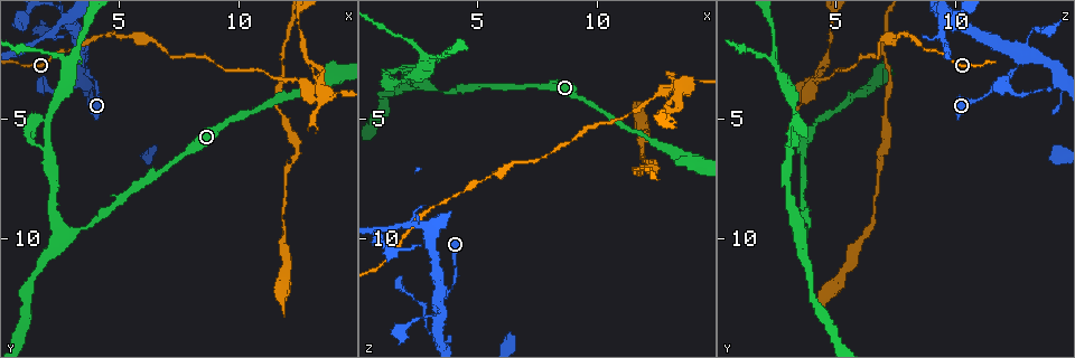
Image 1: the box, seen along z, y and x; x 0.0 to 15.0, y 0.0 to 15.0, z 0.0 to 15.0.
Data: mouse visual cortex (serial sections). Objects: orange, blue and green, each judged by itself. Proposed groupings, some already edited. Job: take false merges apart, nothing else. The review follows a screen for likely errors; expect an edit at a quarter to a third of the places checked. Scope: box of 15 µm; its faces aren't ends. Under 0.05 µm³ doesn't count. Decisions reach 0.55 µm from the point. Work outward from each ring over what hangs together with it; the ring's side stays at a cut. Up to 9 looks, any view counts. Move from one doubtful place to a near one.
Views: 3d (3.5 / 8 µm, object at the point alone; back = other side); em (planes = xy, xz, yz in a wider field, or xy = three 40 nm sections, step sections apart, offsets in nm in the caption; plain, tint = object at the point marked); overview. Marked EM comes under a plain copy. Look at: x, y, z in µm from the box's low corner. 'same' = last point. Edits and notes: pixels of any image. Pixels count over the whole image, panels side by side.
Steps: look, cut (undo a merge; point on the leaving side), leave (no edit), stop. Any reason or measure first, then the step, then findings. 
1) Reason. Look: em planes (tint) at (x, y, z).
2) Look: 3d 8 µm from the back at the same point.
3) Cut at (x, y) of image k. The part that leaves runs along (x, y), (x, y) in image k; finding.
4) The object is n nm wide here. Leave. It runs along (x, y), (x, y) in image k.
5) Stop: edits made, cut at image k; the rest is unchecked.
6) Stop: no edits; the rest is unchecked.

Look: em xy step 5 (tint) at (3.3, 2.4, 12.7).

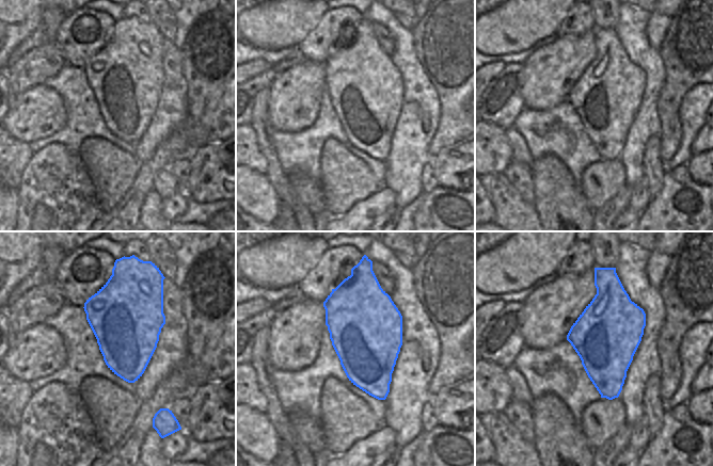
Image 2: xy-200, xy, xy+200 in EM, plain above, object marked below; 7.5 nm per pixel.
Wider look. Look: 3d 3.5 µm at the same point.

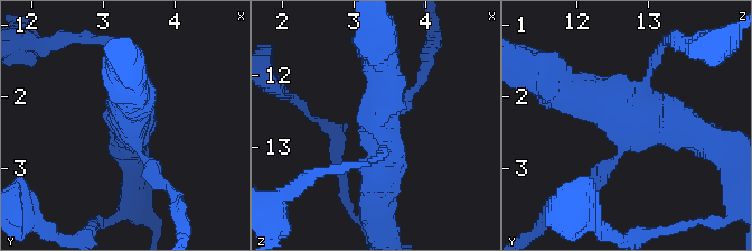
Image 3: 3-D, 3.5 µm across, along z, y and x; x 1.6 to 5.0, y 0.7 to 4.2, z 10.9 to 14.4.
4 arms meet here; the arms are 150, 200, 500, 500 nm wide. Leave. It runs along (162, 182), (134, 143), (131, 92) in image 3; continuous, no second cell.

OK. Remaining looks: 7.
Three-way junction. Look: em planes (tint) at (13.5, 4.0, 3.5).

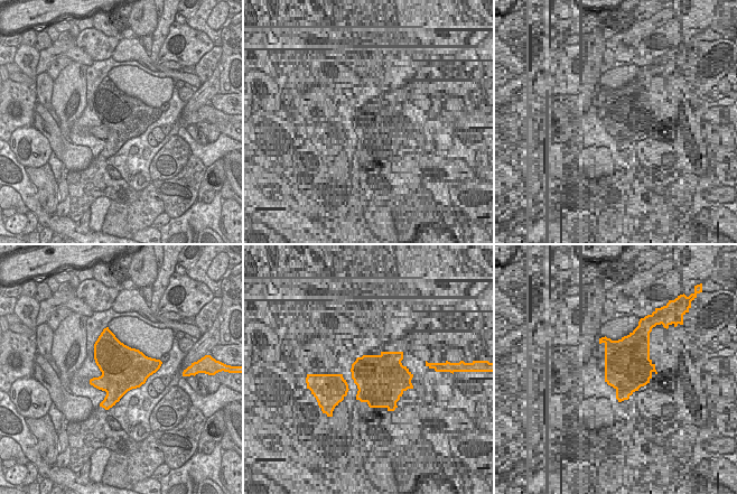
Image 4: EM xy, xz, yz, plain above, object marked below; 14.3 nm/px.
Look: 3d 3.5 µm at the same point.

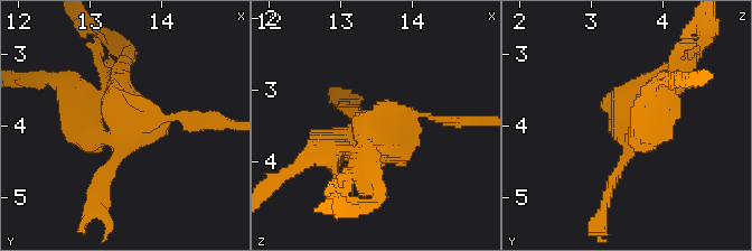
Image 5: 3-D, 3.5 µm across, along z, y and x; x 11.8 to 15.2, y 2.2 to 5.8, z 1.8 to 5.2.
Cut at (359, 180) of image 5. The part that leaves runs along (363, 131), (376, 188) in image 5; a second cell is stuck on.

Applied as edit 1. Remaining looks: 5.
Look: 3d 3.5 µm at (2.9, 9.8, 3.5).

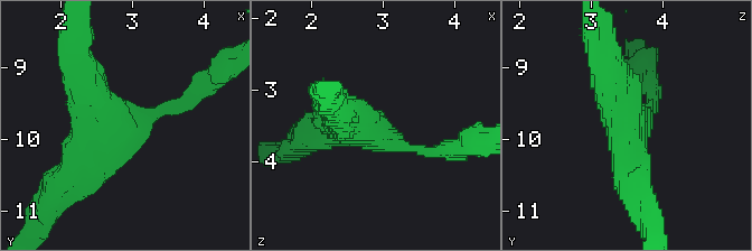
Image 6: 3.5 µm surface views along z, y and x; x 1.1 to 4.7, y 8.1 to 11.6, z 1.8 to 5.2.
3 arms meet here; the arms are 150, 450, 500 nm wide. Look: em xy step 1 (tint) at (2.80, 9.85, 3.55).

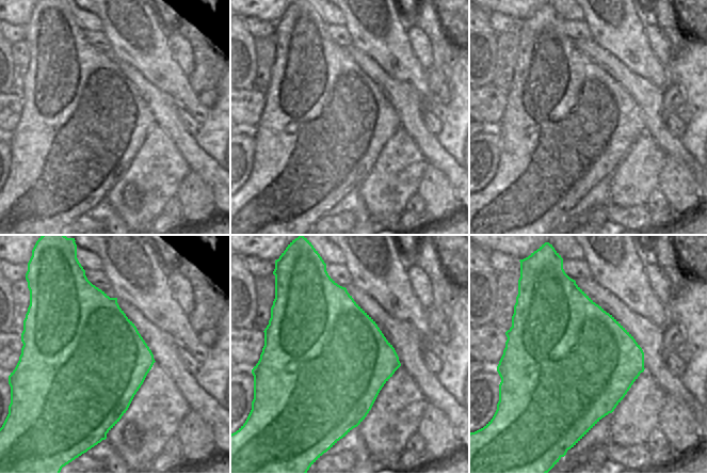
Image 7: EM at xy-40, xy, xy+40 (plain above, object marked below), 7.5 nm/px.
Leave. It runs along (431, 151), (389, 142), (331, 105) in image 6; continuous, no second cell.

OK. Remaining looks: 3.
Three arms meet. Look: 3d 3.5 µm at (2.0, 6.3, 3.2).

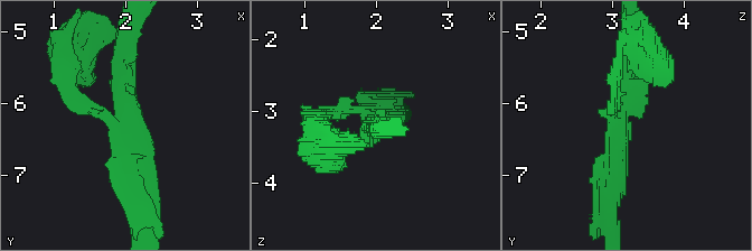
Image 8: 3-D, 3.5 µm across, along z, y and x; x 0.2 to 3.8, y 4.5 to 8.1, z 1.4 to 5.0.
Look: em xy step 1 (tint) at (2.10, 6.30, 3.15).

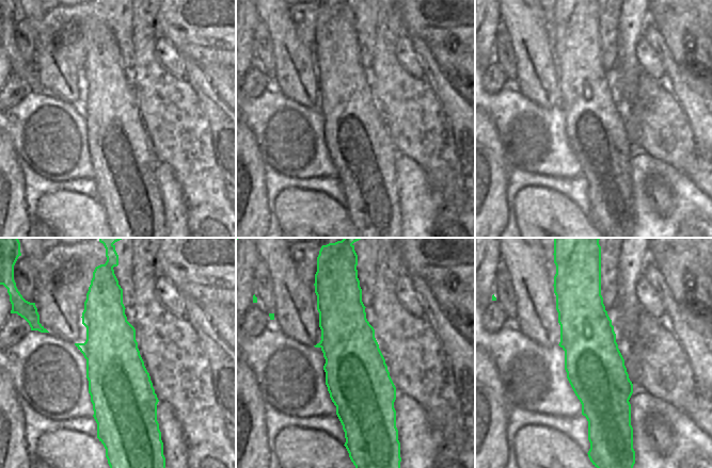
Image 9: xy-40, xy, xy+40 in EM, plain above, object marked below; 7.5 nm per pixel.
The object is 480 nm wide here. Cut at (80, 99) of image 8. The part that leaves runs along (114, 122), (69, 92), (66, 39) in image 8; a second cell is stuck on.

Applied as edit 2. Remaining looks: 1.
Stop: edits made, cut at image 5, cut at image 8; the rest is unchecked.

